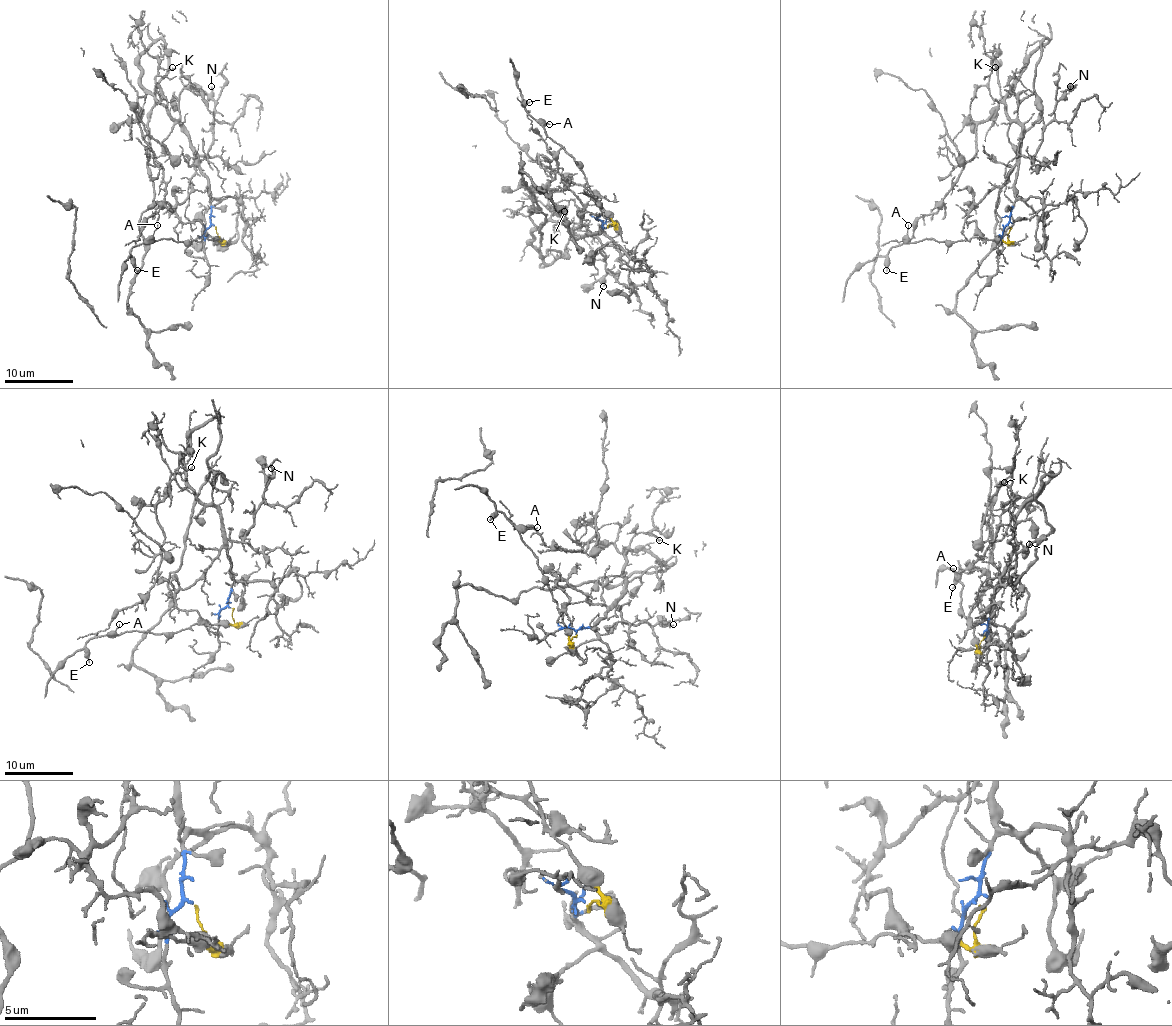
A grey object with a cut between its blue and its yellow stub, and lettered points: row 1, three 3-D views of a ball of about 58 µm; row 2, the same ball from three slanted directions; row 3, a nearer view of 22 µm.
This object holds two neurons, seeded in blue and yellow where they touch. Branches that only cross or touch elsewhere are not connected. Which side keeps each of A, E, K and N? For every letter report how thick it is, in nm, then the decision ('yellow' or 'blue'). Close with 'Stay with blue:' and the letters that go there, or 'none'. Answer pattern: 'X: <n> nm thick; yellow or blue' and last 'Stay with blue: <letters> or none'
A: 90 nm thick; yellow
E: 200 nm thick; yellow
K: 150 nm thick; blue
N: 110 nm thick; blue
Stay with blue: K, N

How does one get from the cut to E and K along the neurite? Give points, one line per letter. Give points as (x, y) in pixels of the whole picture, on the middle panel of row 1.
E: (607, 226), (612, 217), (593, 198), (582, 169), (527, 112), (522, 105), (529, 101)
K: (607, 224), (603, 231), (576, 238), (562, 222), (551, 219), (551, 208), (548, 205), (562, 207), (563, 212)

